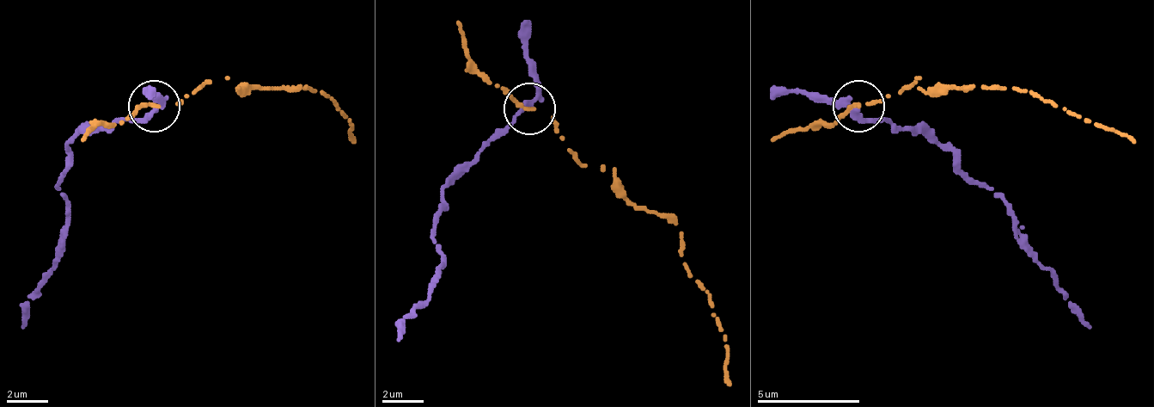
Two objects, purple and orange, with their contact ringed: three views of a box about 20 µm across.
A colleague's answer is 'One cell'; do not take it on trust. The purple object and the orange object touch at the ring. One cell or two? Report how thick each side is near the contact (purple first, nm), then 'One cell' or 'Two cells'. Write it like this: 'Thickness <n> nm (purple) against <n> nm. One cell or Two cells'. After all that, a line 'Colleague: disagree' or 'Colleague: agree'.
Thickness 280 nm (purple) against 170 nm. Two cells
Colleague: disagree

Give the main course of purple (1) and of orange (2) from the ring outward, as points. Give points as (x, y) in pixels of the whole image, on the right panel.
1: (855, 110), (865, 120), (922, 126), (1009, 207), (1024, 249), (1091, 326)
2: (860, 105), (901, 95), (917, 79), (917, 89), (957, 89), (973, 84), (1014, 89), (1040, 95), (1132, 141)

